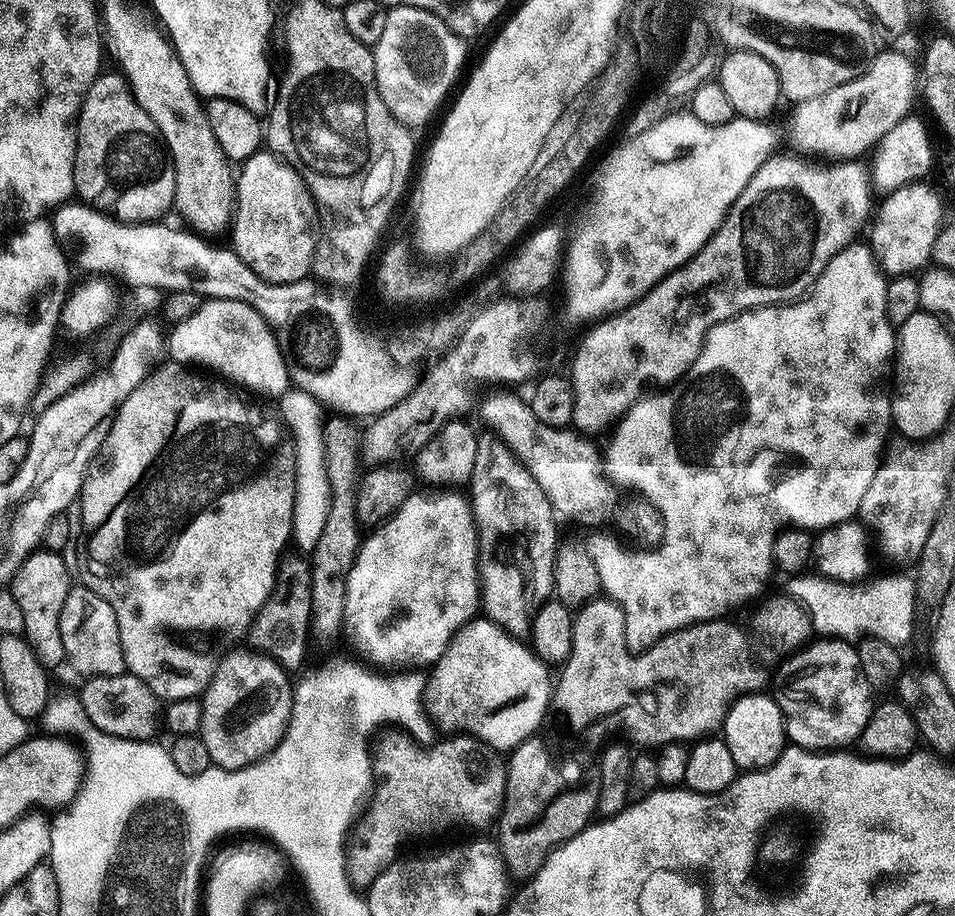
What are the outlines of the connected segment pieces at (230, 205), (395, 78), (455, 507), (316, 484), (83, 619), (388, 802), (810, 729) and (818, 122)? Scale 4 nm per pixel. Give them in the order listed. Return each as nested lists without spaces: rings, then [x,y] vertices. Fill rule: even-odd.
[[[112,8],[103,13],[102,24],[116,66],[132,88],[138,106],[154,118],[154,126],[158,126],[168,155],[172,157],[176,171],[175,211],[180,211],[183,223],[196,234],[216,238],[212,236],[227,233],[236,211],[234,168],[210,130],[201,97],[197,96],[171,40],[159,27],[143,24],[128,8]]]
[[[414,6],[388,9],[386,27],[382,29],[382,38],[370,52],[370,72],[376,77],[376,90],[380,93],[382,102],[394,114],[398,122],[408,125],[409,129],[417,130],[440,108],[440,103],[448,96],[460,67],[464,64],[465,41],[454,35],[434,14],[426,10],[418,10]]]
[[[432,490],[429,496],[413,494],[383,524],[375,530],[369,531],[363,537],[362,543],[356,552],[356,561],[348,574],[345,590],[345,610],[343,631],[348,634],[348,640],[356,647],[356,652],[361,661],[375,666],[380,670],[424,670],[435,664],[436,660],[452,640],[452,635],[463,624],[467,624],[481,611],[480,603],[480,569],[478,567],[478,545],[476,542],[476,520],[472,516],[472,506],[467,495],[456,490]]]
[[[298,387],[279,397],[279,419],[291,436],[296,450],[296,489],[294,490],[294,518],[292,519],[292,540],[299,551],[311,554],[318,546],[318,540],[325,529],[327,515],[330,514],[332,487],[328,477],[328,454],[325,448],[324,427],[326,409],[324,405]]]
[[[73,586],[66,594],[66,602],[62,605],[60,629],[67,667],[72,667],[80,678],[117,676],[126,670],[122,654],[122,638],[118,638],[118,618],[114,618],[110,602],[106,602],[106,598],[98,598],[94,590]]]
[[[388,730],[377,744],[375,741],[370,752],[375,784],[367,797],[366,807],[359,813],[346,840],[344,869],[353,888],[367,890],[374,878],[398,859],[400,847],[415,836],[432,836],[435,832],[448,832],[451,828],[488,828],[497,823],[506,799],[504,791],[508,788],[509,776],[505,761],[504,764],[500,761],[501,753],[472,736],[452,734],[440,739],[444,740],[423,748],[420,745],[423,743],[407,731]]]
[[[831,638],[813,639],[800,651],[792,653],[788,659],[781,660],[774,676],[777,681],[788,680],[774,692],[774,699],[784,719],[784,735],[795,747],[822,752],[840,750],[859,741],[866,722],[870,722],[872,717],[874,689],[866,682],[866,674],[858,662],[856,649],[849,641]]]
[[[880,52],[872,60],[868,69],[861,71],[850,82],[818,94],[806,102],[793,107],[788,120],[788,144],[793,153],[804,158],[823,158],[828,162],[852,162],[860,155],[871,153],[882,137],[890,134],[898,122],[905,120],[913,111],[912,99],[918,96],[918,68],[912,65],[908,56],[900,52]]]

